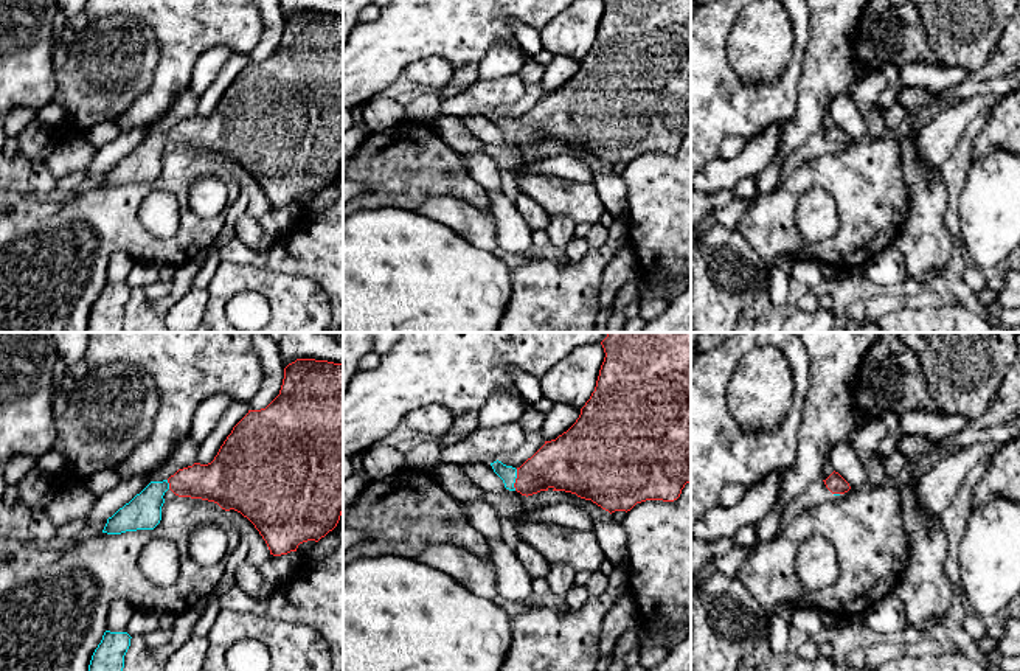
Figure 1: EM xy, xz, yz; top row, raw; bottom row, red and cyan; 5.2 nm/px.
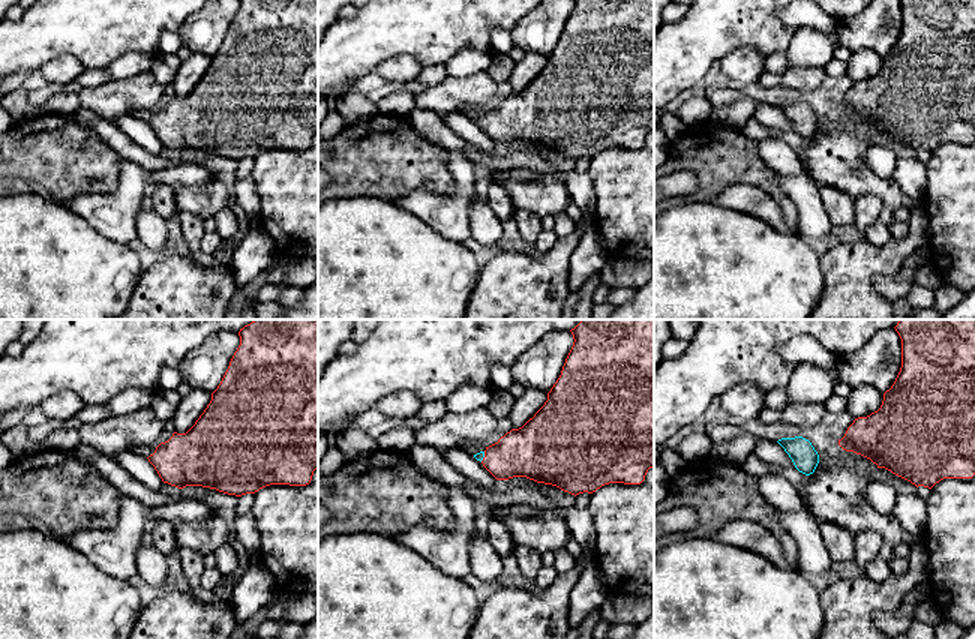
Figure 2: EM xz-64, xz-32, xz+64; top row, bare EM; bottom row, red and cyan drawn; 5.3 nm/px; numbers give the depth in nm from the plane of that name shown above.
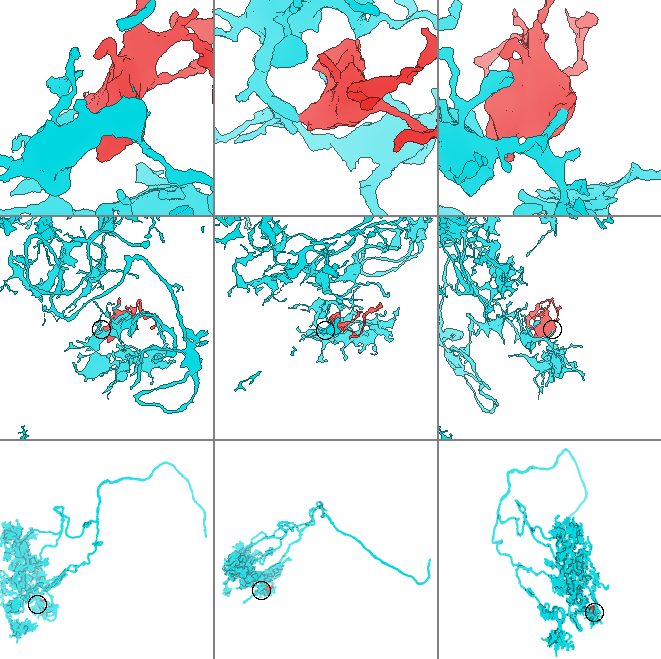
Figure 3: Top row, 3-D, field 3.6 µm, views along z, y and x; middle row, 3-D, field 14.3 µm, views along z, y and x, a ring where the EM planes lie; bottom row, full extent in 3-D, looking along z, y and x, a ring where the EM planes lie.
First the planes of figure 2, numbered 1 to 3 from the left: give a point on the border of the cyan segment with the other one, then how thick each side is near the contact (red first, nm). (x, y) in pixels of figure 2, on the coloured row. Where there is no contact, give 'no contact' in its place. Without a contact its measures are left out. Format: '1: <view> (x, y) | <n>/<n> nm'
1: no contact
2: xz-32 (485, 456) | 280/50 nm
3: no contact

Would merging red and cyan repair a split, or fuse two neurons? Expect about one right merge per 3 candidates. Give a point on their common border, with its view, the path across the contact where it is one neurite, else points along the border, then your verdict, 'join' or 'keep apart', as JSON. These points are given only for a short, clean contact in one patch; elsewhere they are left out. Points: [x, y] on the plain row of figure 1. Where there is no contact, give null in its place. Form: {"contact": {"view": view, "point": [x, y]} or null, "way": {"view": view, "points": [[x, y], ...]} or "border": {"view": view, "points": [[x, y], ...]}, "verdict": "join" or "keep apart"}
{"contact": {"view": "xz", "point": [516, 132]}, "way": {"view": "xz", "points": [[561, 115], [527, 132], [516, 132], [508, 126]]}, "verdict": "join"}

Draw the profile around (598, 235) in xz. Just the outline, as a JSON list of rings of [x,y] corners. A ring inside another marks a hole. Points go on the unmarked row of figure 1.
[[[599,222],[592,224],[592,228],[585,236],[588,247],[590,249],[601,247],[607,239],[609,239],[609,228],[605,228]]]

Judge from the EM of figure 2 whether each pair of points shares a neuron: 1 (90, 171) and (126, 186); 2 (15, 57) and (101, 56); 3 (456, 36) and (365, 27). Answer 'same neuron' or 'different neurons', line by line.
1: different neurons
2: same neuron
3: same neuron

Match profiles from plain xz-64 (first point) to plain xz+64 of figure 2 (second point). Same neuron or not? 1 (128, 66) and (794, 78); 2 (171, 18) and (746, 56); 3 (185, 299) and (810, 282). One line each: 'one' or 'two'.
1: two
2: two
3: two

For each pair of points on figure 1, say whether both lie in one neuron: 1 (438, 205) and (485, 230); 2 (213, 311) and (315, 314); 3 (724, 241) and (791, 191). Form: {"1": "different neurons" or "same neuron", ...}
{"1": "same neuron", "2": "same neuron", "3": "different neurons"}

